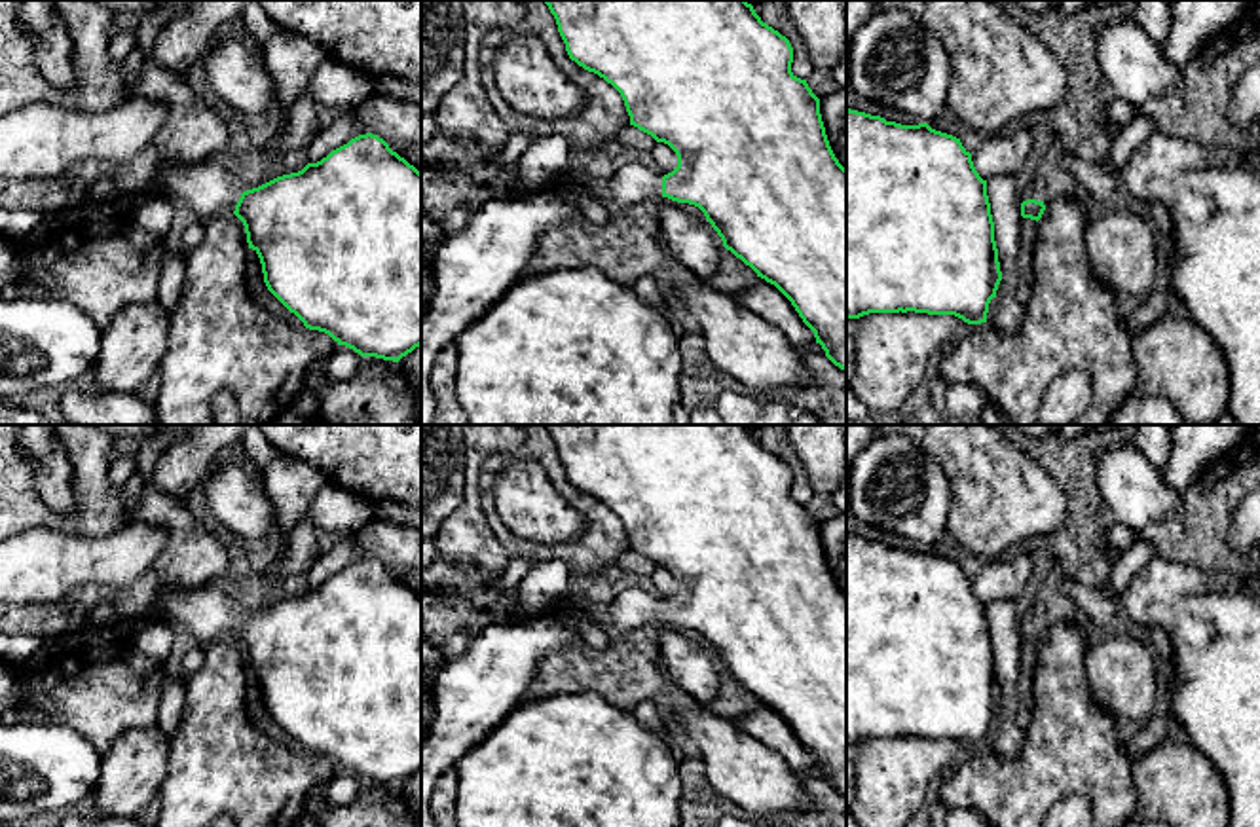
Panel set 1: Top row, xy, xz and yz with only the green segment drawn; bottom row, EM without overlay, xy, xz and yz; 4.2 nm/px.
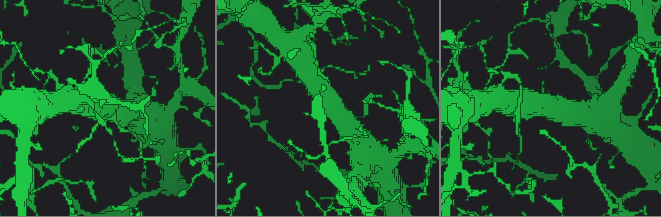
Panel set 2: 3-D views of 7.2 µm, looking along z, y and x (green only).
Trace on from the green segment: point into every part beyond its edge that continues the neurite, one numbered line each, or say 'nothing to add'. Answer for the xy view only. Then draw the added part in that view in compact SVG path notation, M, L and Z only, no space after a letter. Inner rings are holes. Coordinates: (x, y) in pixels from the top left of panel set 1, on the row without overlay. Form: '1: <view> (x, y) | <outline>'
1: xy (209, 613) | M213 584L190 592L171 590L152 620L178 624L199 643L211 645L233 637L241 618L241 609L226 586Z

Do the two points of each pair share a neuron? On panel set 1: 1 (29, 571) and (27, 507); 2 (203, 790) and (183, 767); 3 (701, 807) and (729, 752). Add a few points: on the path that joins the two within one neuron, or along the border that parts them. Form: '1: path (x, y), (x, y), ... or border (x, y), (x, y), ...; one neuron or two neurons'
1: border (71, 532), (27, 528), (19, 533); two neurons
2: path (200, 784), (188, 772); one neuron
3: border (701, 759), (710, 784), (737, 805); two neurons

